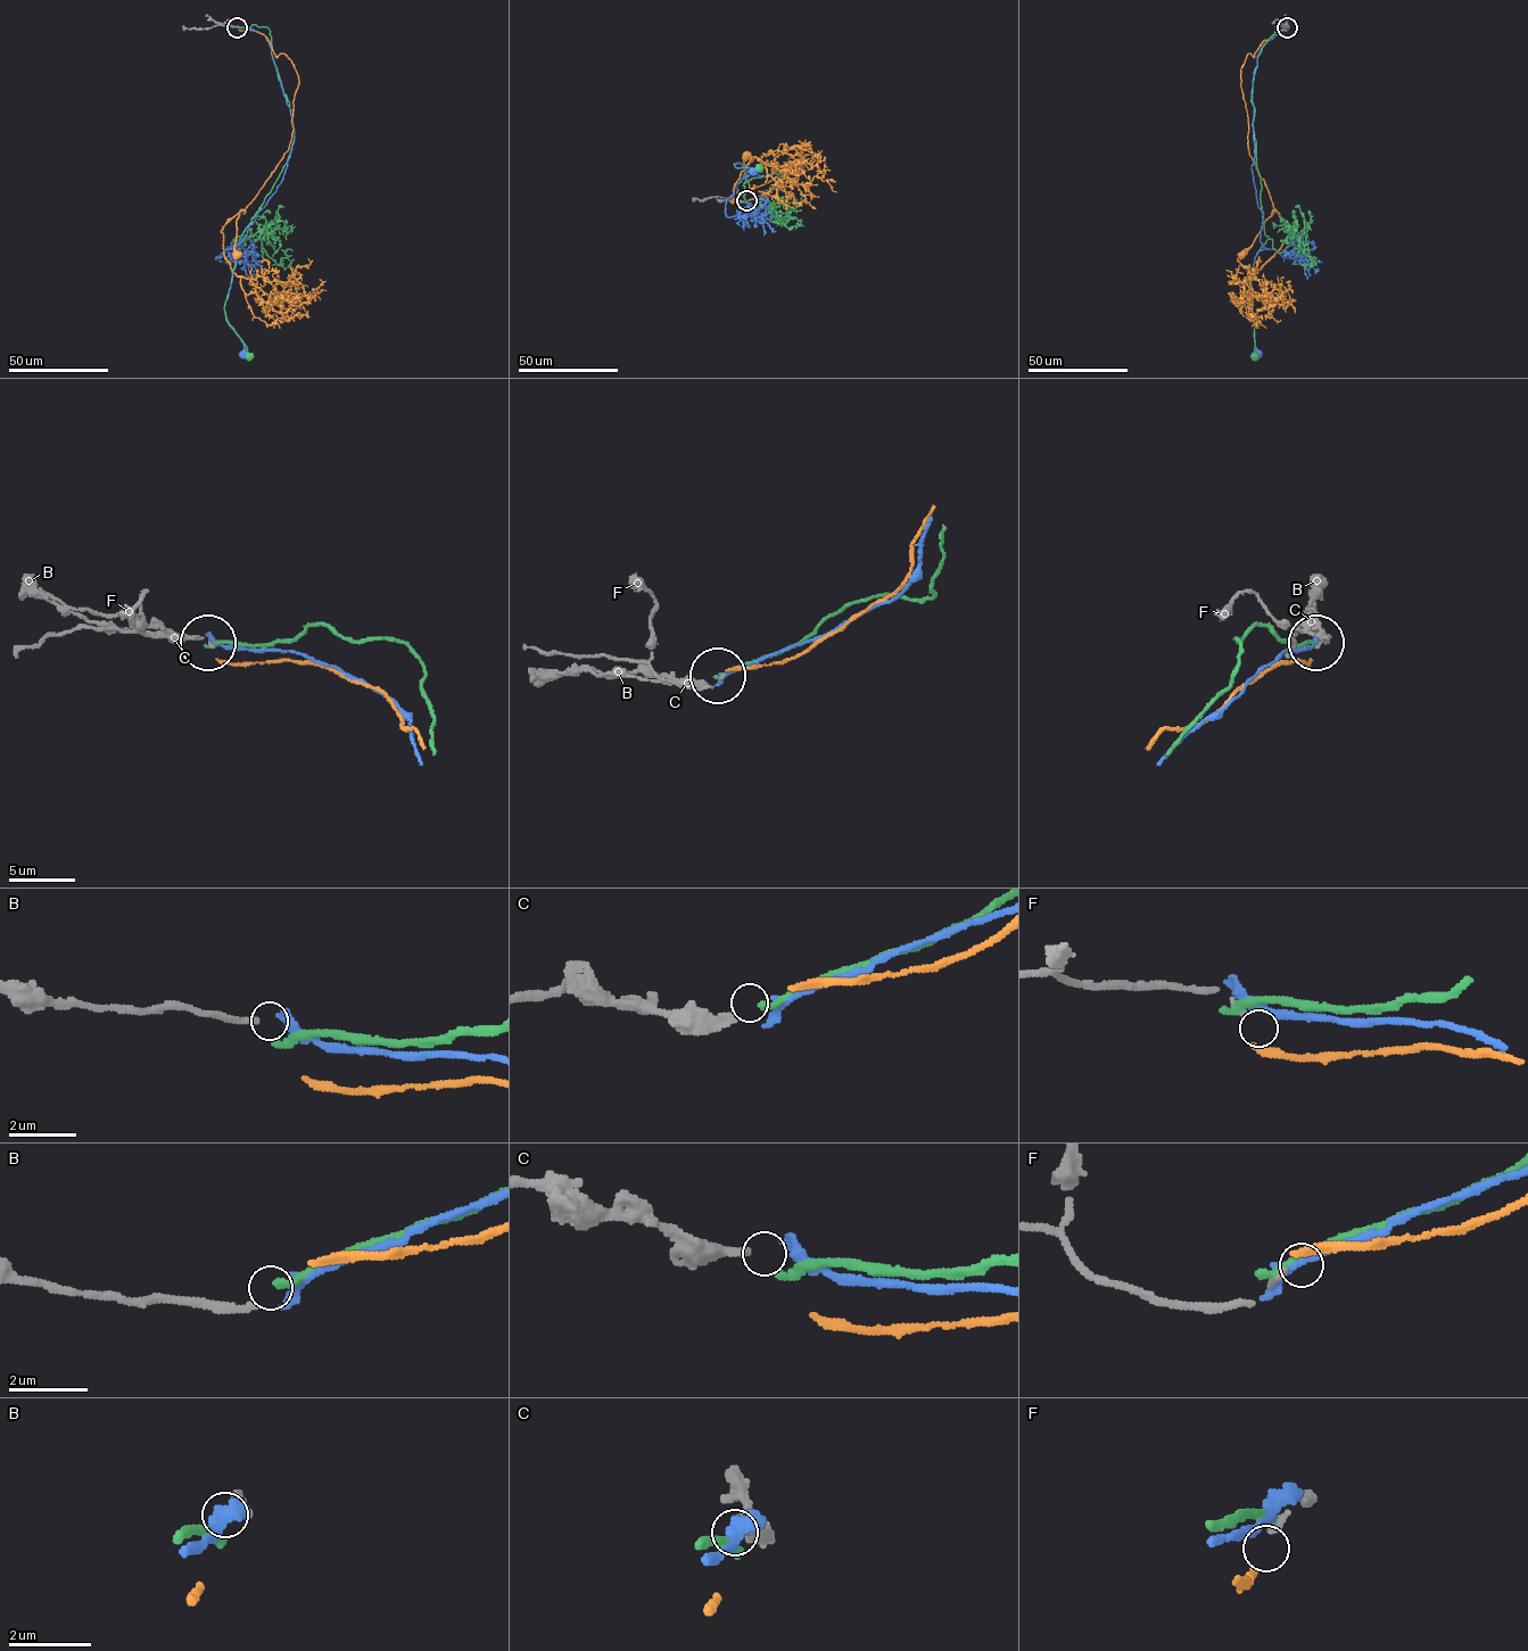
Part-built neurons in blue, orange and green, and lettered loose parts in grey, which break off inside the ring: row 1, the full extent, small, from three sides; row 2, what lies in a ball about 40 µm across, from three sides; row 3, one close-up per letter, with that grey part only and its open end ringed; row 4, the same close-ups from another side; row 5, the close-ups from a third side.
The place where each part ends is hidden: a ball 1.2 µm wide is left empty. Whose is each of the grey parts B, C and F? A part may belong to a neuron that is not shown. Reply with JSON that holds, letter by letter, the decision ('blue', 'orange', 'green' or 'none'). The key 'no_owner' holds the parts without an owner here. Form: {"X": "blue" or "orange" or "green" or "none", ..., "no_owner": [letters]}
{"B": "blue", "C": "green", "F": "orange", "no_owner": []}

